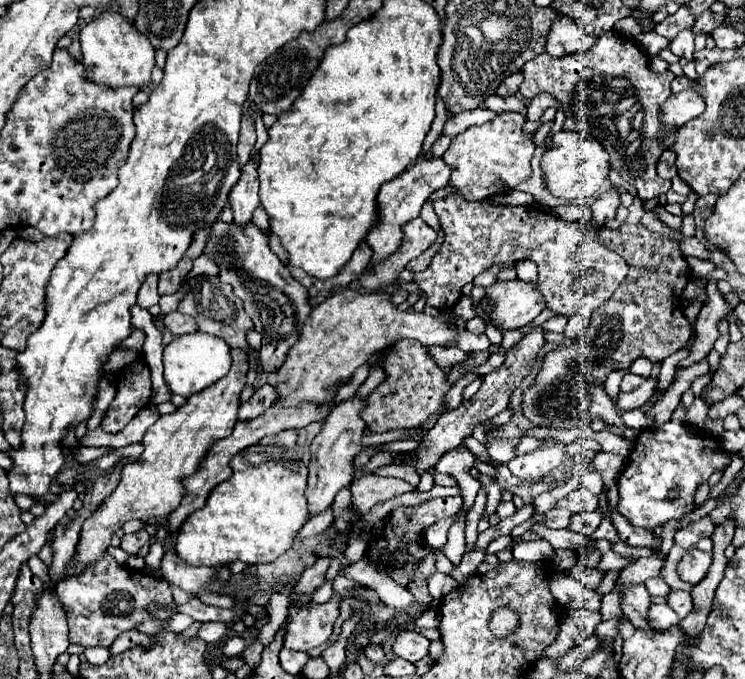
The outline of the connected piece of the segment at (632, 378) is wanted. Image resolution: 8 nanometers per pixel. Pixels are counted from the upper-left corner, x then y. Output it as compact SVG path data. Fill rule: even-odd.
M627 373L627 375L623 377L623 381L621 381L621 391L633 391L633 389L637 389L643 381L645 381L645 377L641 377L641 375L633 375L633 373Z

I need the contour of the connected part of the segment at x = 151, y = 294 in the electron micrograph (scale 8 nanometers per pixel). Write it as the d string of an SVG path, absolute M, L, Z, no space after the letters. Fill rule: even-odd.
M149 275L145 283L141 285L141 291L137 295L137 305L141 309L151 309L153 305L159 303L159 293L157 293L157 275Z

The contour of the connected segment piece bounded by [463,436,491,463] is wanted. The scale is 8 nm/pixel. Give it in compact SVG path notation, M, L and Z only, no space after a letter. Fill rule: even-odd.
M472 436L467 437L463 441L463 445L467 447L471 451L471 453L479 457L482 462L489 463L489 461L491 460L487 452L487 448Z

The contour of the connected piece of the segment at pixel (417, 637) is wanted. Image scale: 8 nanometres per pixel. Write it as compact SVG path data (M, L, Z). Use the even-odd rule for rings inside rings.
M403 631L397 641L393 651L403 657L403 659L423 659L429 651L429 639L417 631Z

